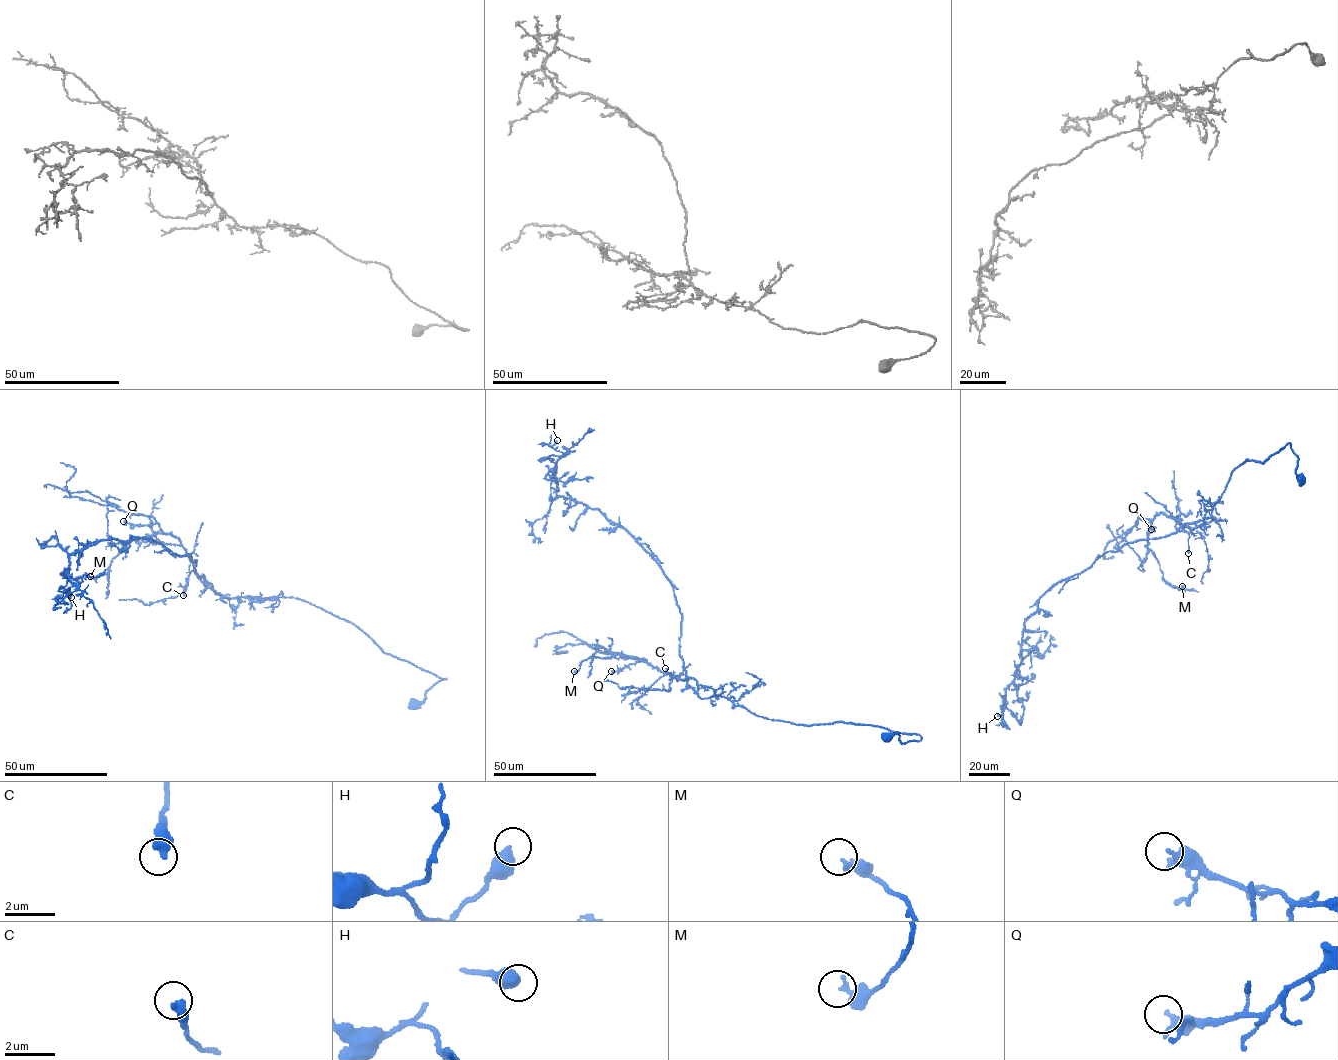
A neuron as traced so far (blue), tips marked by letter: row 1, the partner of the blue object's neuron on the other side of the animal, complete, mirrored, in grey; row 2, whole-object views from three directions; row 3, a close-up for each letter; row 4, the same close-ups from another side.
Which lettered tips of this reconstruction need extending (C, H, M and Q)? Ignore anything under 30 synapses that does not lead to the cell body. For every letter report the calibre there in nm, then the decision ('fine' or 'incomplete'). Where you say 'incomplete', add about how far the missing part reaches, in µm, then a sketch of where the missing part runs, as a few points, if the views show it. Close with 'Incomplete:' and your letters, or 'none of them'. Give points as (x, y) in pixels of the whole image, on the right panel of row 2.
C: 440 nm thick; incomplete; about 35 µm are missing; missing branch runs (1188, 553), (1192, 570), (1174, 581), (1167, 578)
H: 440 nm thick; fine
M: 300 nm thick; fine
Q: 240 nm thick; fine
Incomplete: C

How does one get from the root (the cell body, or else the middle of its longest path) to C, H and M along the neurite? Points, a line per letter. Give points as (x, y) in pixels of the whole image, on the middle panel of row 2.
C: (887, 737), (921, 739), (872, 725), (758, 716), (726, 697), (701, 698), (695, 680), (671, 679), (665, 668)
H: (887, 737), (921, 739), (769, 719), (699, 697), (679, 654), (672, 585), (625, 528), (557, 495), (557, 440)
M: (887, 737), (921, 739), (758, 716), (726, 697), (701, 698), (694, 679), (636, 657), (593, 655), (574, 671)

